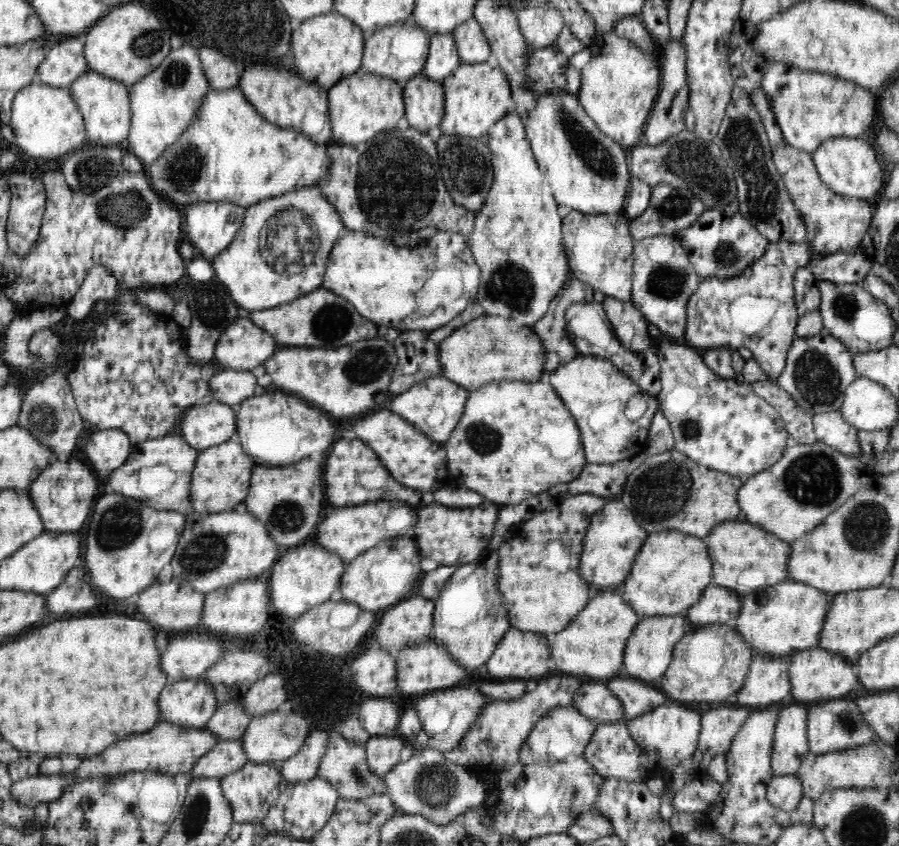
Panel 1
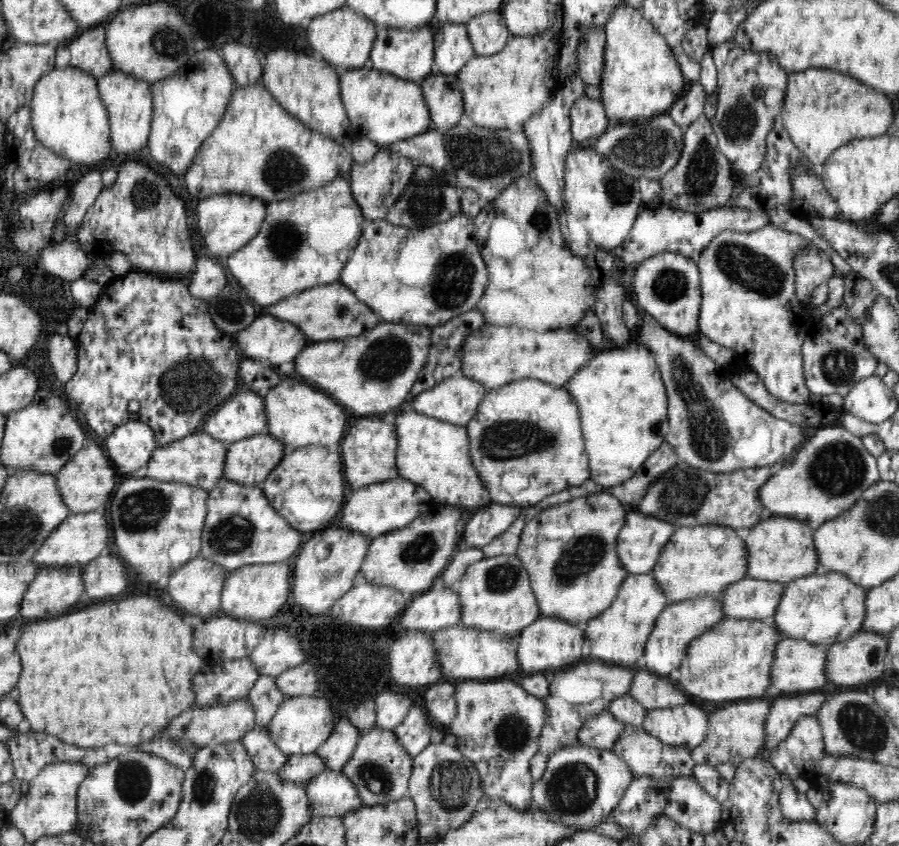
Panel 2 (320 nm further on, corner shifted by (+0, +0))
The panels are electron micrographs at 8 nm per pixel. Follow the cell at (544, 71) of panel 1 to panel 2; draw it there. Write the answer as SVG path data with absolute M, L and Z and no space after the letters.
M586 95L580 96L572 106L570 121L575 143L591 141L612 125L601 101Z

